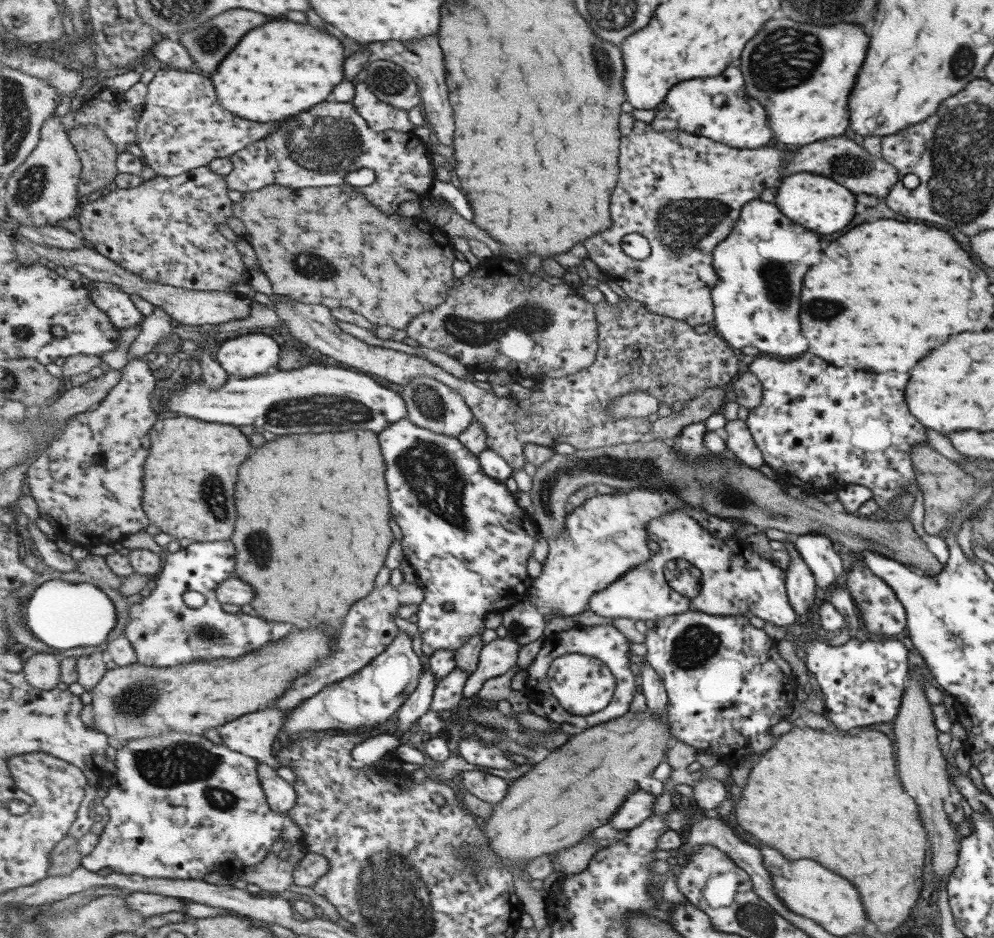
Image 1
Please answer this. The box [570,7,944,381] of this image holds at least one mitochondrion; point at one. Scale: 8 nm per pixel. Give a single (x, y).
(804, 53)

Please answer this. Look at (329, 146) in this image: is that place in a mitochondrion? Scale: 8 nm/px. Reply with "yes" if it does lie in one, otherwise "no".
yes

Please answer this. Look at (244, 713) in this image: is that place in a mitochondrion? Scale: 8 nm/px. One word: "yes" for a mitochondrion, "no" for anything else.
no

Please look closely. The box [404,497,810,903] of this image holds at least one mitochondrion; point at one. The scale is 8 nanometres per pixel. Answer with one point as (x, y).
(695, 647)

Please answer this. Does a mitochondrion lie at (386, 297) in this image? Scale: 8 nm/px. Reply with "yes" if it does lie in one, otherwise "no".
no

